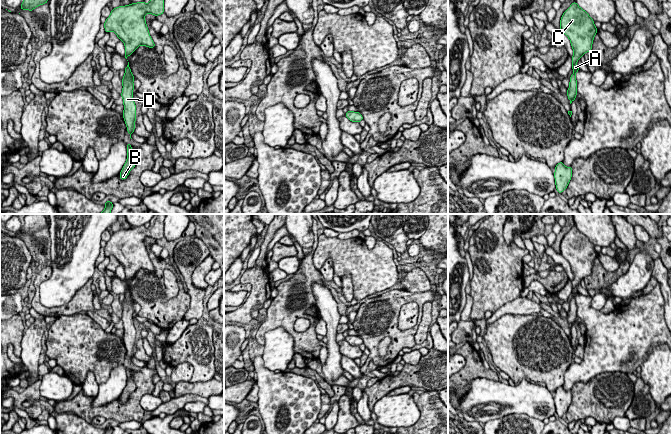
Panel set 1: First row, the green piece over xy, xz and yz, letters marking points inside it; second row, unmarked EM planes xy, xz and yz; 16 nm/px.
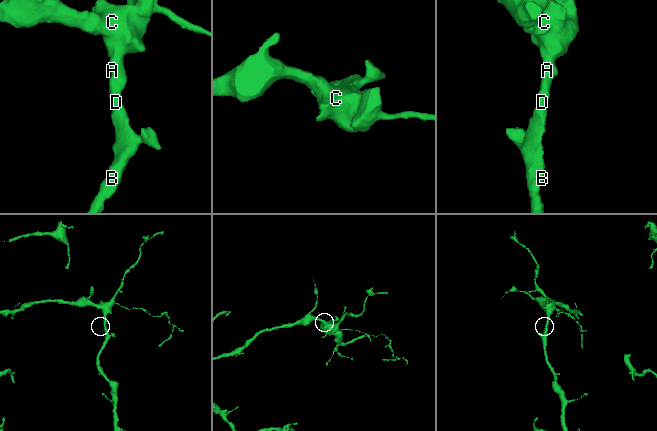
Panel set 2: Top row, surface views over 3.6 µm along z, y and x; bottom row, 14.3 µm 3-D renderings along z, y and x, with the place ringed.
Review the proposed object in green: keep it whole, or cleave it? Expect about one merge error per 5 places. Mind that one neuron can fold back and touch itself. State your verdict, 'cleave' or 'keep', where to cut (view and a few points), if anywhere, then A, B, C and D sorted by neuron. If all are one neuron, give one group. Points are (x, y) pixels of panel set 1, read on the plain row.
keep; cut none; groups A B C D

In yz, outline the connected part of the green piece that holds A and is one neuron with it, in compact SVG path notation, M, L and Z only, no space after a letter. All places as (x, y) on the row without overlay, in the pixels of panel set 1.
M573 226L563 237L560 244L560 253L569 262L574 275L574 279L571 281L574 296L570 301L569 313L567 314L570 328L576 323L577 318L576 296L580 294L577 285L586 276L591 275L594 260L597 258L598 253L594 246L576 226Z

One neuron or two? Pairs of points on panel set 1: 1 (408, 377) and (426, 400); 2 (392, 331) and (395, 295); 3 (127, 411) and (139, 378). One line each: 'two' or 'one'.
1: two
2: one
3: one

